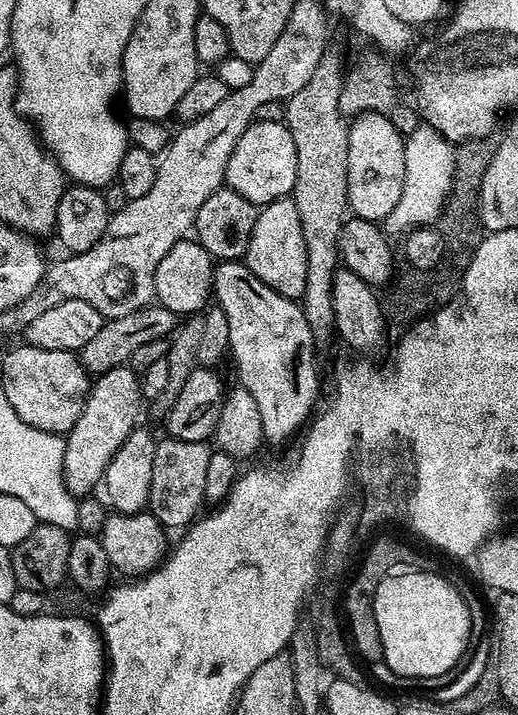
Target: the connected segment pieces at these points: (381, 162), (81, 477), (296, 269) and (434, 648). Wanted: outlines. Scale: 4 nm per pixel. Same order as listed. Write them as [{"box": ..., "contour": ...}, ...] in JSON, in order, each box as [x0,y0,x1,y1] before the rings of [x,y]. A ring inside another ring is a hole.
[{"box":[348,112,406,222],"contour":[[[367,112],[351,121],[348,158],[348,205],[353,217],[382,222],[398,206],[406,174],[405,137],[380,112]]]},{"box":[64,365,140,498],"contour":[[[127,365],[101,373],[91,381],[88,401],[64,441],[64,481],[73,496],[83,498],[97,491],[106,466],[110,466],[122,442],[138,427],[140,404],[140,377]]]},{"box":[246,198,306,301],"contour":[[[292,198],[275,200],[257,211],[246,257],[248,269],[278,294],[299,301],[306,287],[306,243]]]},{"box":[374,572,470,680],"contour":[[[404,572],[401,576],[396,575],[385,576],[374,594],[374,618],[382,638],[383,663],[400,676],[422,680],[446,674],[446,670],[450,670],[450,666],[462,658],[462,650],[466,650],[466,642],[470,638],[470,610],[460,597],[460,588],[451,588],[442,577],[432,572]]]}]

